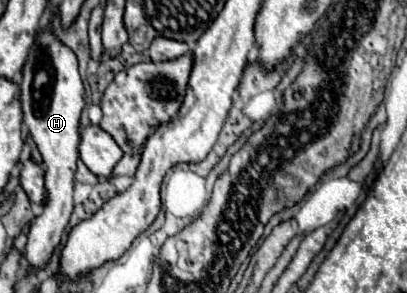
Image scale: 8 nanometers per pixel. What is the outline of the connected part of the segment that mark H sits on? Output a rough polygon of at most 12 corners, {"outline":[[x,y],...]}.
{"outline":[[36,35],[24,123],[44,159],[44,205],[24,243],[44,269],[72,215],[84,85],[74,51]]}

